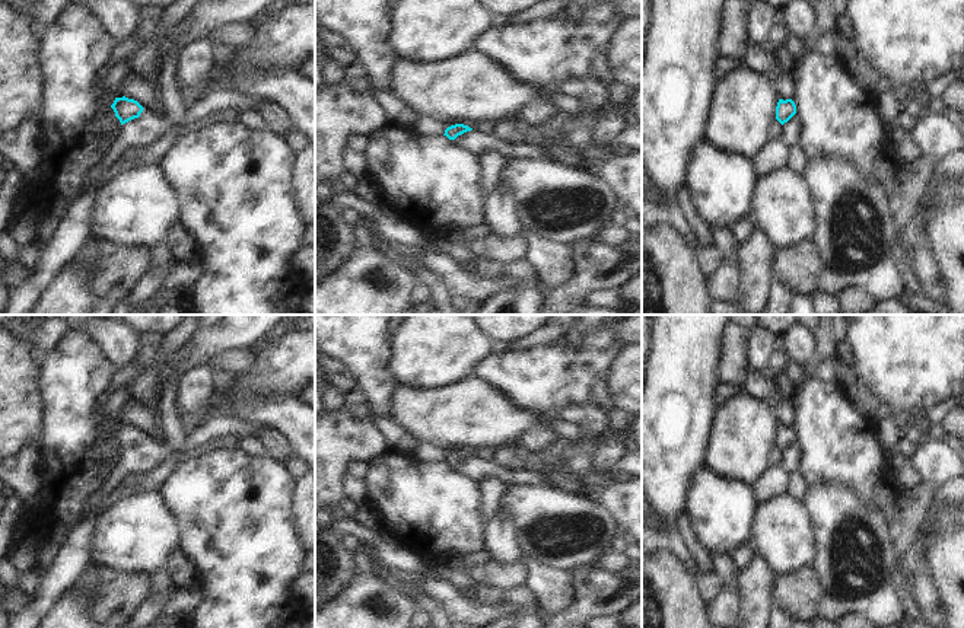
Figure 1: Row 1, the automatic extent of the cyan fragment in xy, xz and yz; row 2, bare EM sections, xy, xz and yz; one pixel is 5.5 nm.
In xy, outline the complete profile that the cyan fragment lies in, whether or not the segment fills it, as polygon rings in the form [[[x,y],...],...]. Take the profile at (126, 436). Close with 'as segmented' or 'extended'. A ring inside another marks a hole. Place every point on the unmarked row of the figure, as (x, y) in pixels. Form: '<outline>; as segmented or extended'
[[[125,423],[115,424],[111,434],[120,446],[121,453],[104,484],[83,503],[76,523],[86,516],[93,504],[105,500],[127,475],[147,472],[172,455],[165,439],[155,441],[134,425]]]; extended

